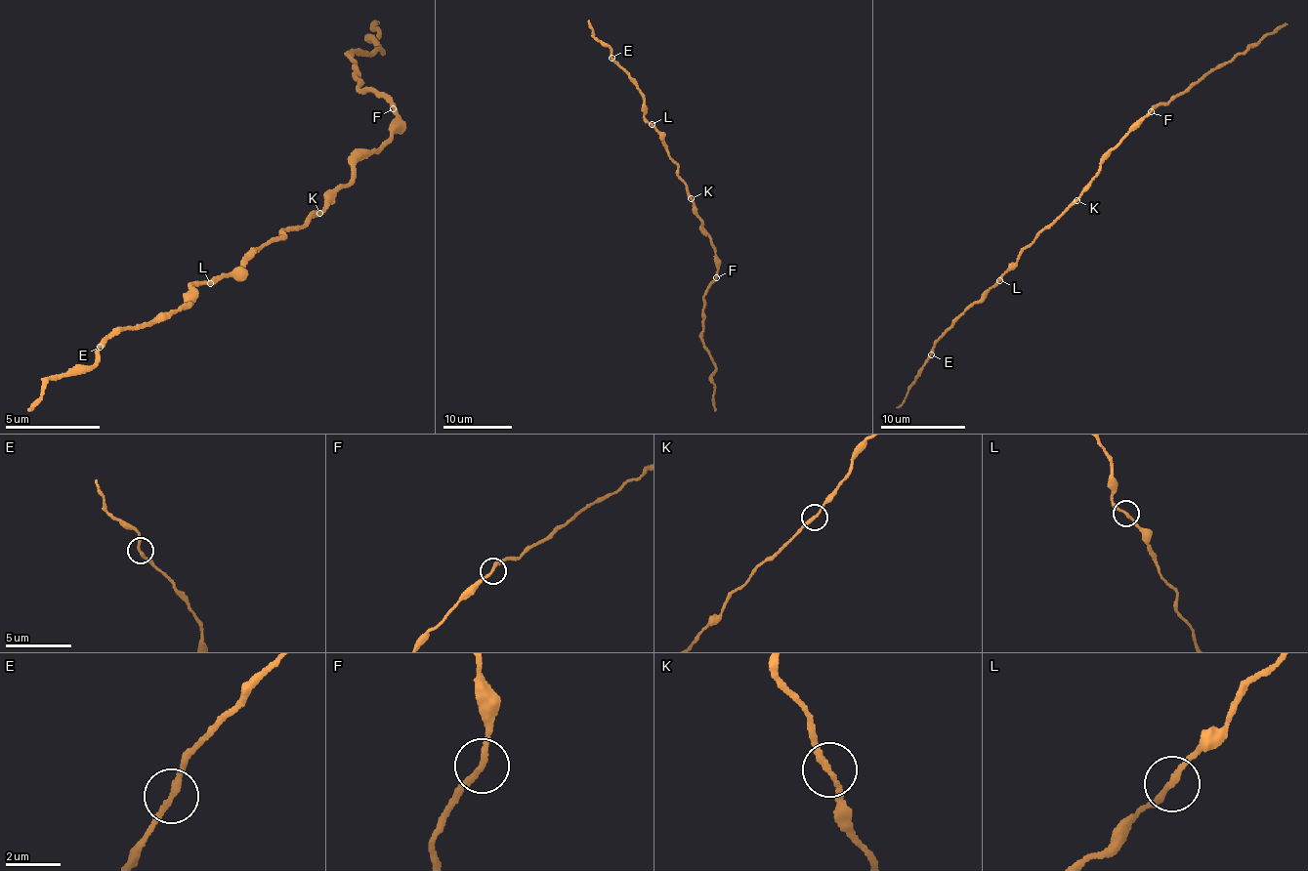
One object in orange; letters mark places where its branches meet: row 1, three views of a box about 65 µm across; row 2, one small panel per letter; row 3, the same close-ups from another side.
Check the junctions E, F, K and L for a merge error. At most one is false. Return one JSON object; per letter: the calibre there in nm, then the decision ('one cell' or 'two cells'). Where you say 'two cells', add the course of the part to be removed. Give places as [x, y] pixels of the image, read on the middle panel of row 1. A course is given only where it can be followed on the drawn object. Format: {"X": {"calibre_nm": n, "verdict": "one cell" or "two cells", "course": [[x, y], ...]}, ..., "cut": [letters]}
{"E": {"calibre_nm": 200, "verdict": "one cell"}, "F": {"calibre_nm": 200, "verdict": "one cell"}, "K": {"calibre_nm": 200, "verdict": "one cell"}, "L": {"calibre_nm": 200, "verdict": "one cell"}, "cut": []}

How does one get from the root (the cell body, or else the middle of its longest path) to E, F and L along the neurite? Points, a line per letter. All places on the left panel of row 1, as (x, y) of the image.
E: (324, 208), (260, 245), (245, 257), (245, 266), (218, 281), (201, 280), (189, 287), (189, 303), (101, 346)
F: (324, 208), (327, 194), (351, 181), (351, 168), (389, 139), (389, 126), (397, 119), (393, 108)
L: (324, 208), (260, 245), (245, 257), (245, 266), (210, 283)

